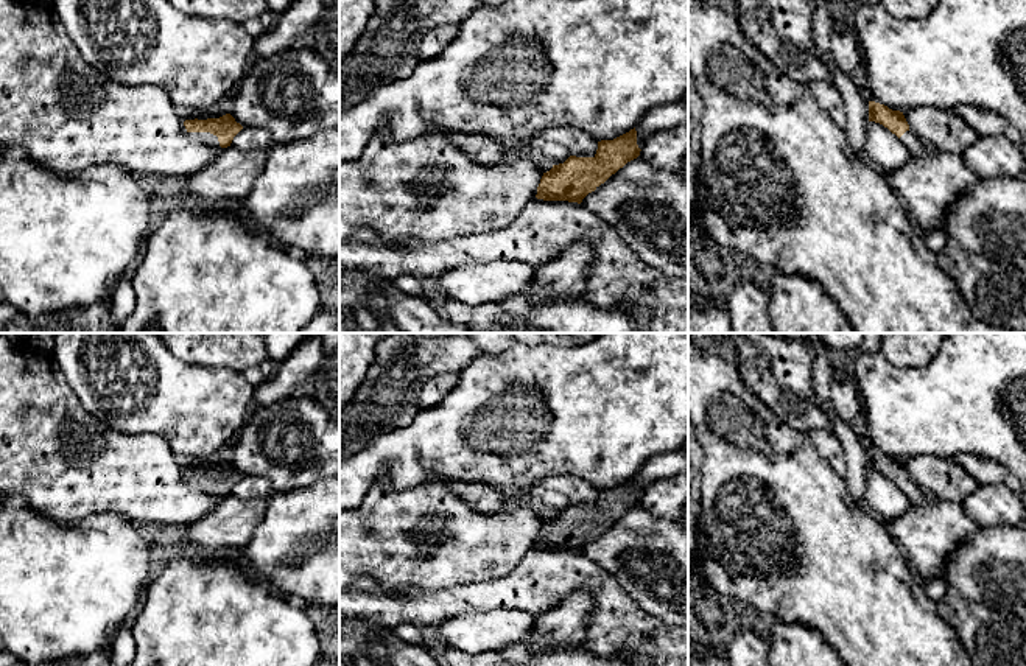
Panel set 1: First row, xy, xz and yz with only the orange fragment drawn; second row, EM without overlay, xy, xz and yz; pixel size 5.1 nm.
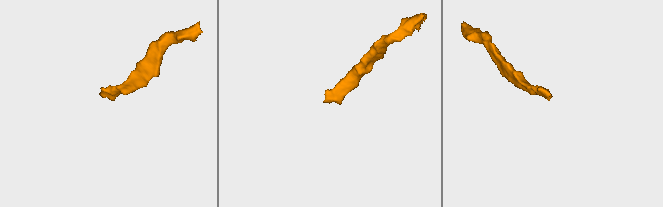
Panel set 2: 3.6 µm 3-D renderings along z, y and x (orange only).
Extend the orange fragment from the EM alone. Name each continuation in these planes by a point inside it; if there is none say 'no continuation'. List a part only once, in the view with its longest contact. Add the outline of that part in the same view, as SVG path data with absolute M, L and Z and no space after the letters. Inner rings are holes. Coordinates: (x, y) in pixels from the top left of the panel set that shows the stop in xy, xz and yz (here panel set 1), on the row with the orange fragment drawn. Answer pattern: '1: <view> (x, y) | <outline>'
1: xy (204, 137) | M188 132L191 138L210 145L210 146L220 146L218 137L210 132Z

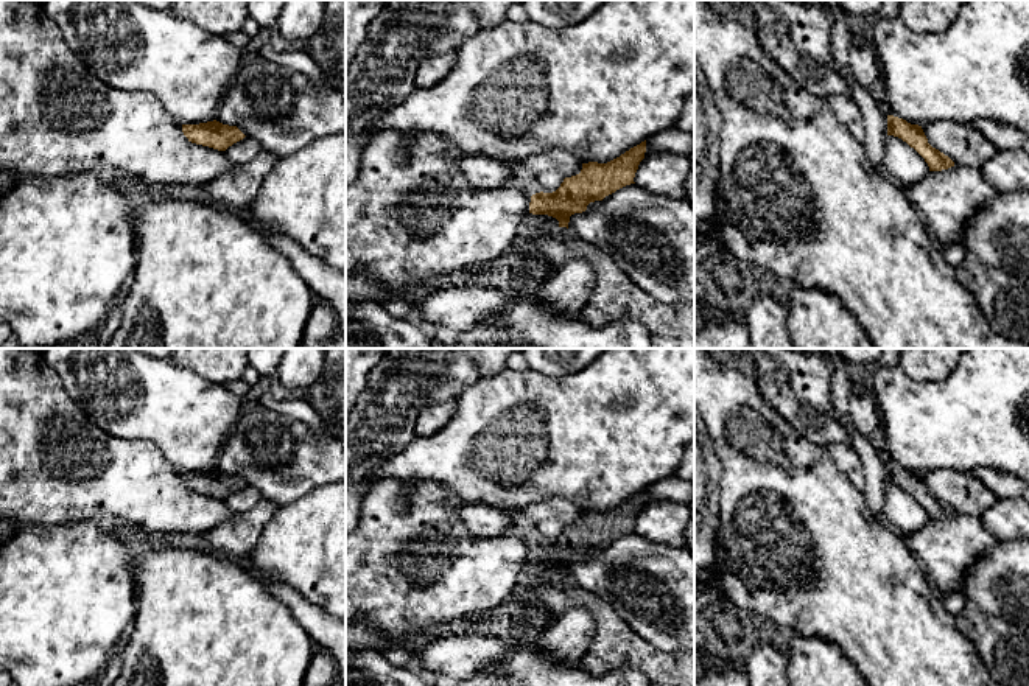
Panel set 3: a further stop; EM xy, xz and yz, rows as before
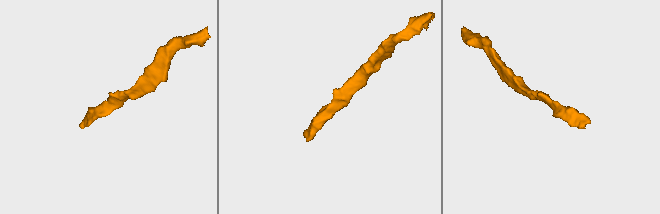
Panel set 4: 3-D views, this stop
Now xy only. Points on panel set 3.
no continuation

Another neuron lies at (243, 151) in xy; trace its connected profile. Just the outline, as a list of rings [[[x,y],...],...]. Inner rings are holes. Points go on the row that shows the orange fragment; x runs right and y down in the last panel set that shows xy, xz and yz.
[[[244,137],[243,140],[229,146],[224,152],[234,165],[241,165],[251,162],[260,152],[260,149],[262,146],[257,140],[252,137]]]

